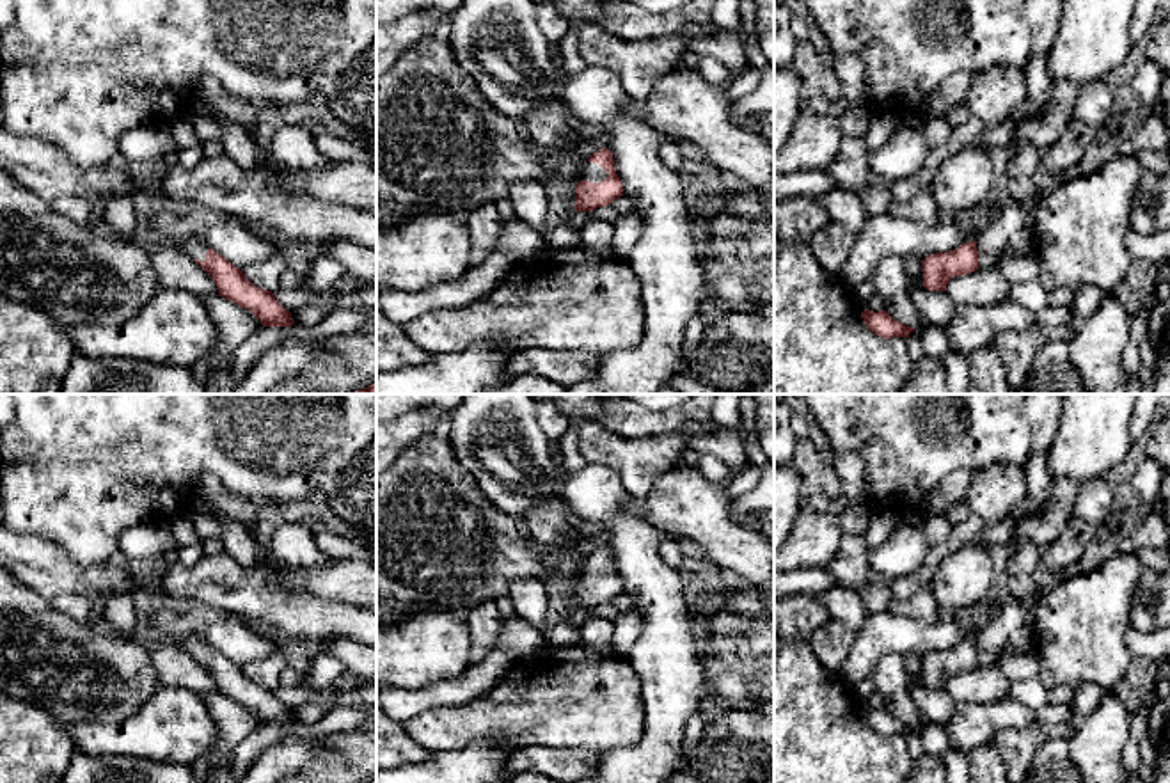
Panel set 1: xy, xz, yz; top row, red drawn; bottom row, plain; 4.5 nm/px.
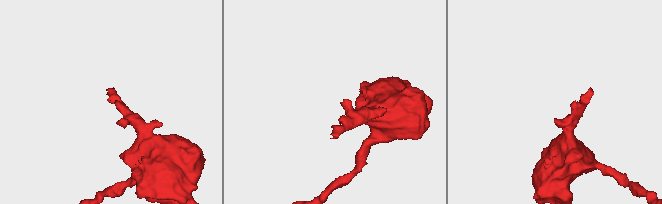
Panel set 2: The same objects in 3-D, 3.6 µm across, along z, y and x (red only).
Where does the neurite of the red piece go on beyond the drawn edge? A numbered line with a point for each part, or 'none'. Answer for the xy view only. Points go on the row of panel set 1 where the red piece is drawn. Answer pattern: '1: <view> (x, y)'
1: xy (194, 245)

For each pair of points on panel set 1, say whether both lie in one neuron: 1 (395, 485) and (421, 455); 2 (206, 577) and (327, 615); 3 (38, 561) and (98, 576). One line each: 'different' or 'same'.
1: same
2: same
3: same

